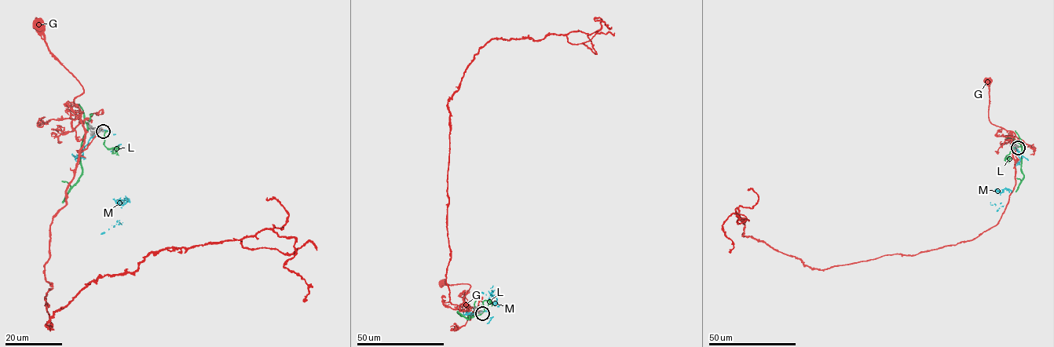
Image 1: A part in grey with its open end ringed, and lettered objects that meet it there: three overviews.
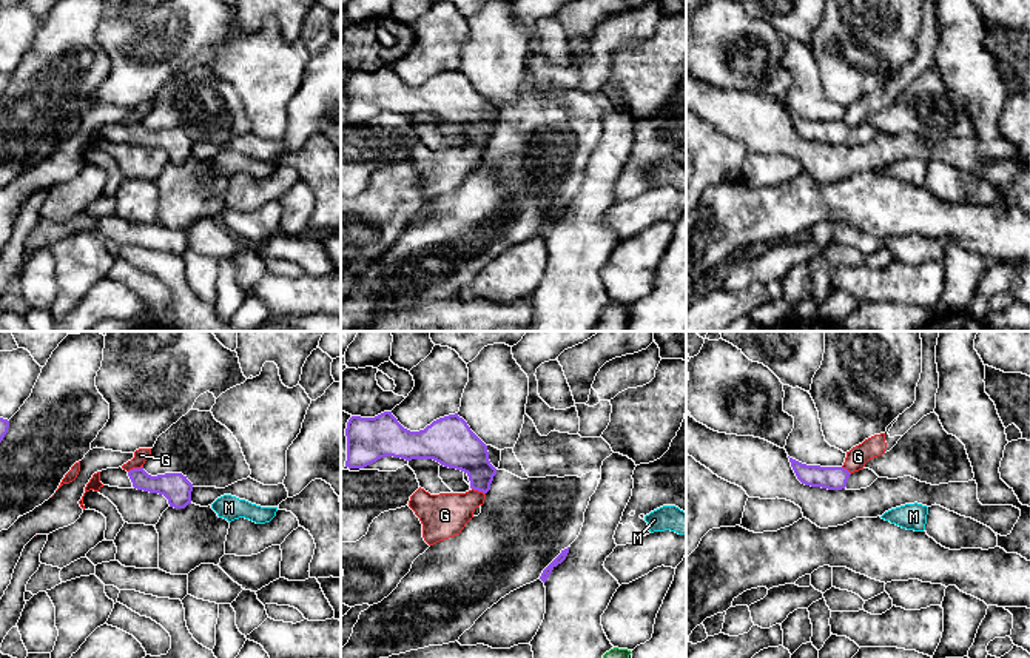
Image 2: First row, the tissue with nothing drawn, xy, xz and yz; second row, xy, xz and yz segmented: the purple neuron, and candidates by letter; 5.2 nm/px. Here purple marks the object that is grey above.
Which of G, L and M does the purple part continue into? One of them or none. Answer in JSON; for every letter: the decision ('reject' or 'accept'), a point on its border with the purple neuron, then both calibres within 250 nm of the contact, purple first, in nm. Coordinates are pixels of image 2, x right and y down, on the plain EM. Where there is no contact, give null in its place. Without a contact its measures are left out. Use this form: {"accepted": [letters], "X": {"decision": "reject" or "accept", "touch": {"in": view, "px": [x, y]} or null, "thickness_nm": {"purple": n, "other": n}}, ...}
{"accepted": [], "G": {"decision": "reject", "touch": {"in": "xy", "px": [134, 124]}, "thickness_nm": {"purple": 150, "other": 70}}, "L": {"decision": "reject", "touch": null}, "M": {"decision": "reject", "touch": null}}

